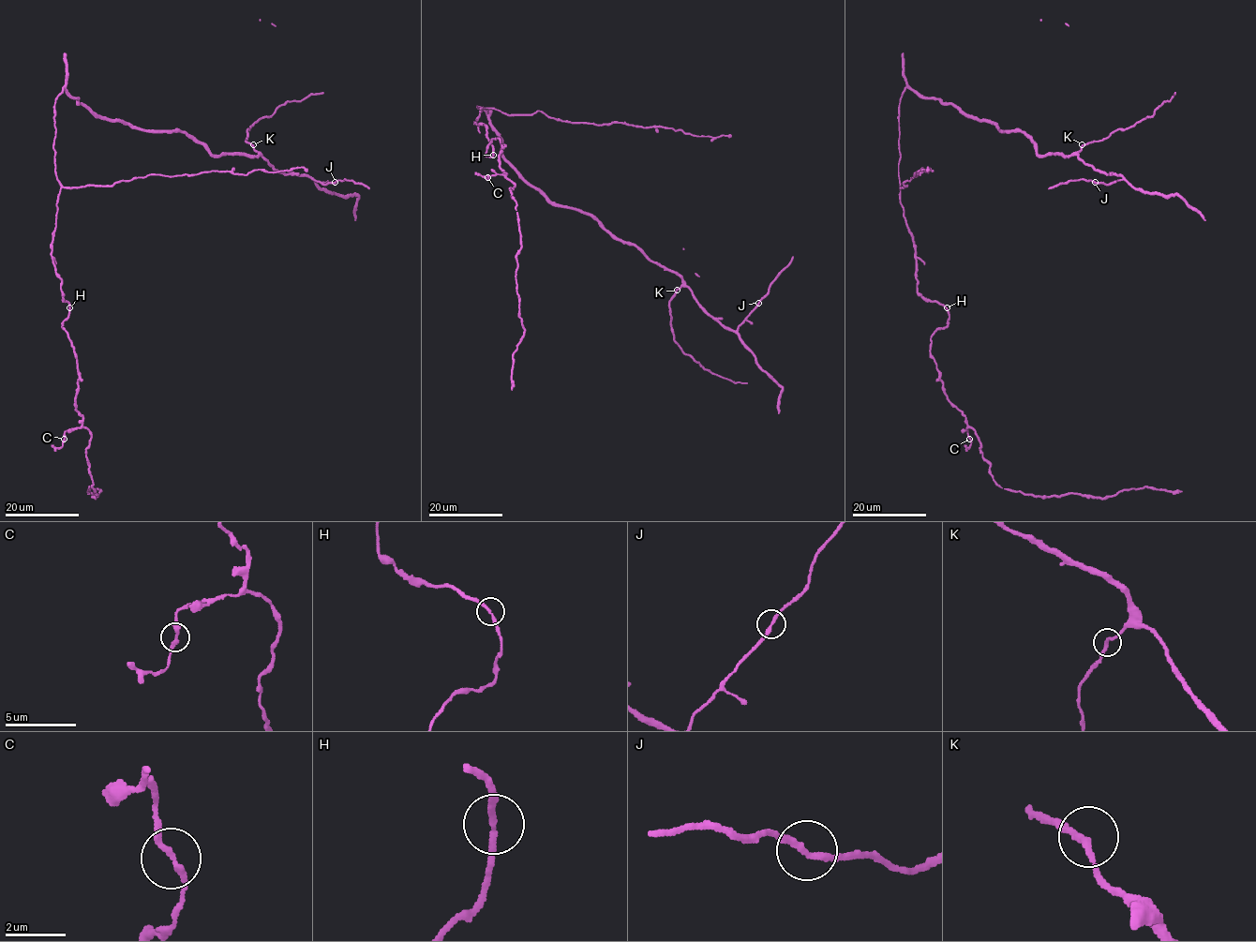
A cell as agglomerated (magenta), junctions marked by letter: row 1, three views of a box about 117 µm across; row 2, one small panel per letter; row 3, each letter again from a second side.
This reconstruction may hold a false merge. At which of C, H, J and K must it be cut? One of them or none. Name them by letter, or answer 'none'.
none

